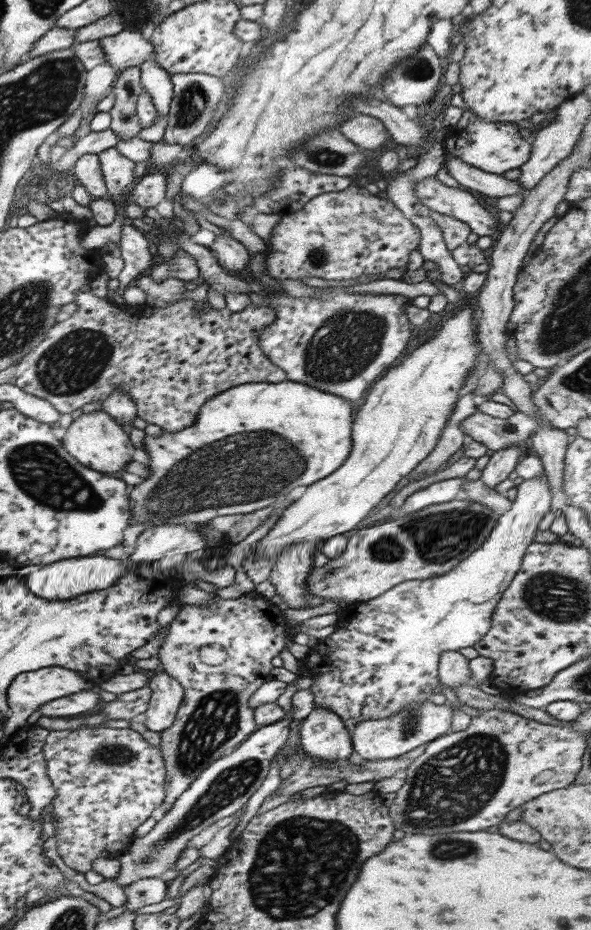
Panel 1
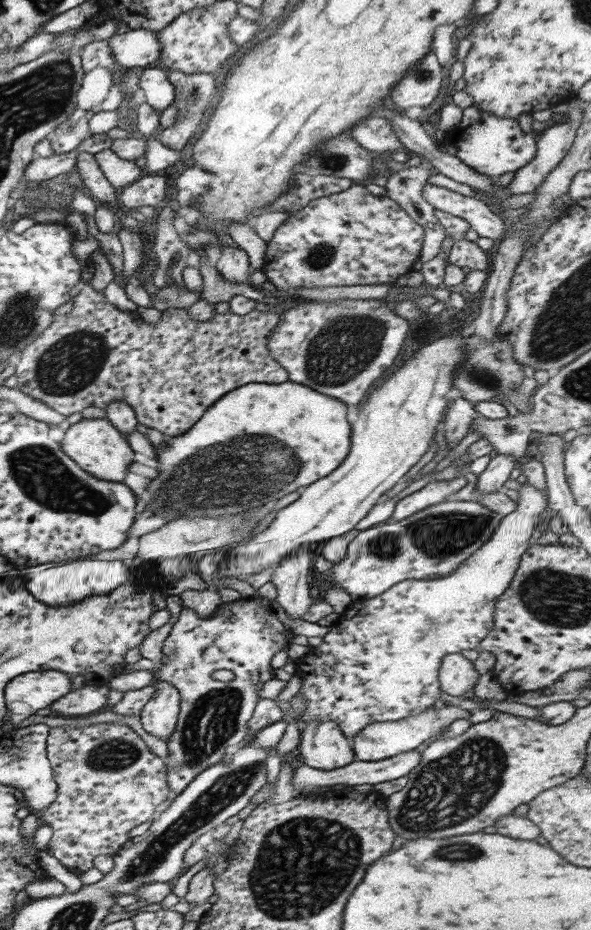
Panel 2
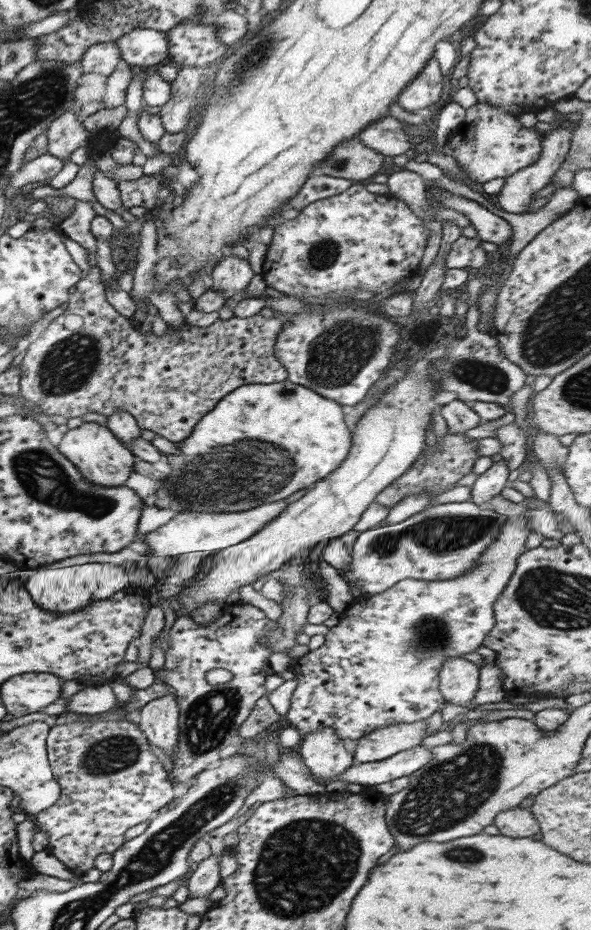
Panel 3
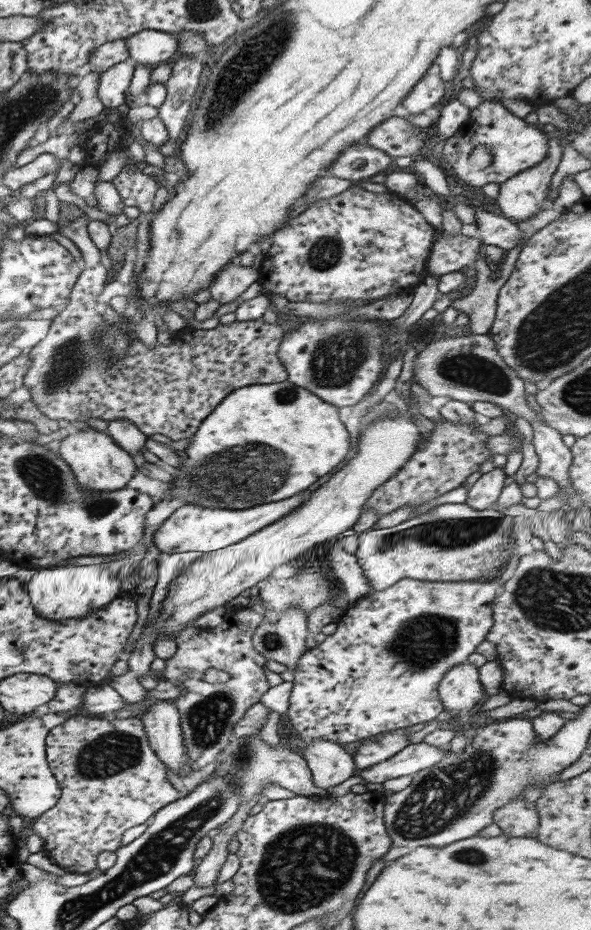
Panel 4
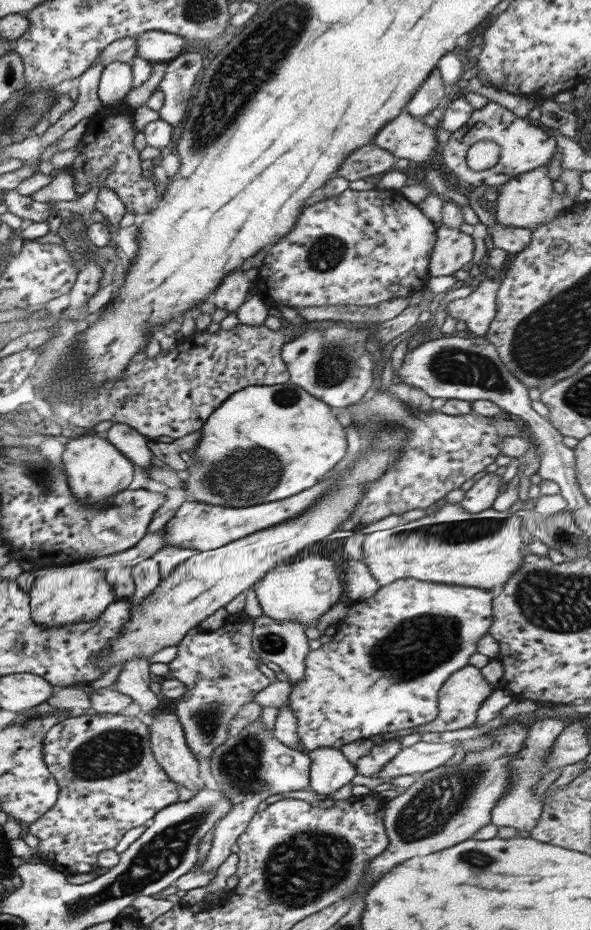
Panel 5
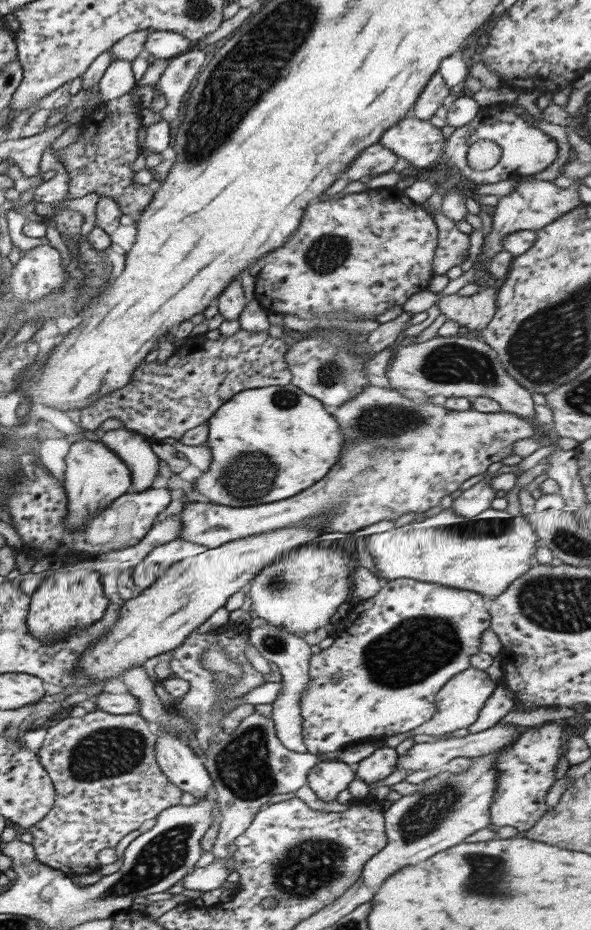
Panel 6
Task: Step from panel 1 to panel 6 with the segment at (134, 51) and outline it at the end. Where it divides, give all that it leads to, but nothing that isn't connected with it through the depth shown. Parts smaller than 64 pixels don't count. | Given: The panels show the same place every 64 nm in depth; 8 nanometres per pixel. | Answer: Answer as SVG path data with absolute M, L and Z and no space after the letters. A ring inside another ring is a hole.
M149 31L143 42L142 55L153 60L173 59L187 50L189 41L185 36L177 34L177 31Z

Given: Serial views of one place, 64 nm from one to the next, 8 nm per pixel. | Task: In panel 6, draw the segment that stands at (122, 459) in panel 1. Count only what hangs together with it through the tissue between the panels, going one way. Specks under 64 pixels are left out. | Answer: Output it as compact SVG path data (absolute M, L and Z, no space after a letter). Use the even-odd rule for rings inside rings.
M79 440L70 444L64 456L65 470L62 486L67 498L67 513L63 517L65 530L77 530L77 526L89 522L89 518L97 516L109 502L128 492L131 486L131 474L121 462L119 456L113 454L103 442Z

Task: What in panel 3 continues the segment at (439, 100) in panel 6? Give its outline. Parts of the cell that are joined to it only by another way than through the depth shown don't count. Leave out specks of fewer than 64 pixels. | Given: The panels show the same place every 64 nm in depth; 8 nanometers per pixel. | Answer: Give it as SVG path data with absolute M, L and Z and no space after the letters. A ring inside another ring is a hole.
M431 58L421 72L401 90L401 94L397 94L395 102L407 112L427 108L439 100L444 84L446 78L442 76L438 63Z

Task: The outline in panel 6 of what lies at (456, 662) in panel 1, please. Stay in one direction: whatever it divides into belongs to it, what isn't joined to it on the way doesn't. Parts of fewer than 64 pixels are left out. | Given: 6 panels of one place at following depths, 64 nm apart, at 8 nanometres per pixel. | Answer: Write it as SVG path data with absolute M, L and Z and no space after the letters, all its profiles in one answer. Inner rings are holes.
M471 666L461 670L459 674L449 678L436 692L435 699L433 699L436 706L433 716L429 717L427 722L409 730L409 734L393 734L386 739L384 747L394 749L403 740L414 737L414 735L427 734L427 736L438 738L440 734L447 734L447 732L461 730L461 728L466 729L475 722L481 706L497 685L485 671L477 670Z

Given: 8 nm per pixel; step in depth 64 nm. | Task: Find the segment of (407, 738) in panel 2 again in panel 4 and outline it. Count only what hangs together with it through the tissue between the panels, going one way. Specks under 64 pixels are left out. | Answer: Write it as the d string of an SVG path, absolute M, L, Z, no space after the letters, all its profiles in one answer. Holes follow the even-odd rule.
M406 728L386 731L376 740L367 740L352 757L355 773L374 766L377 762L383 762L392 758L405 746L408 746Z

